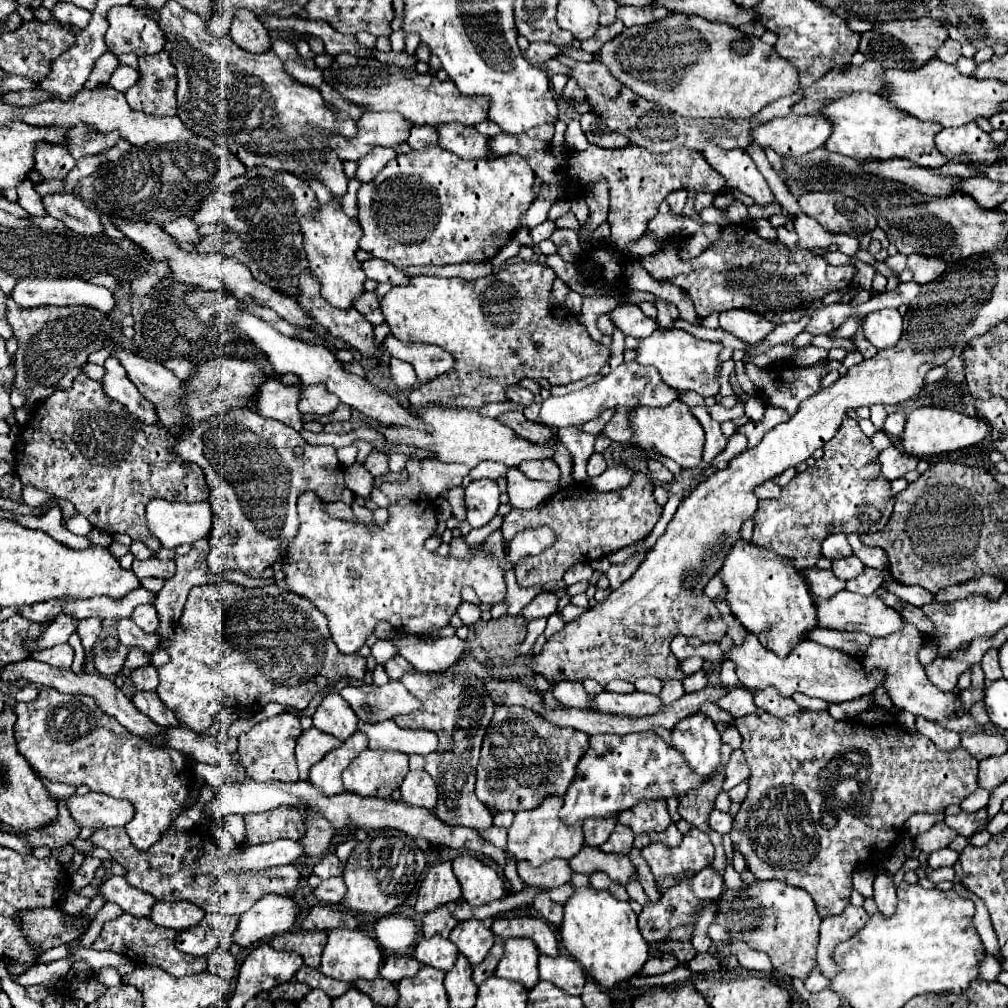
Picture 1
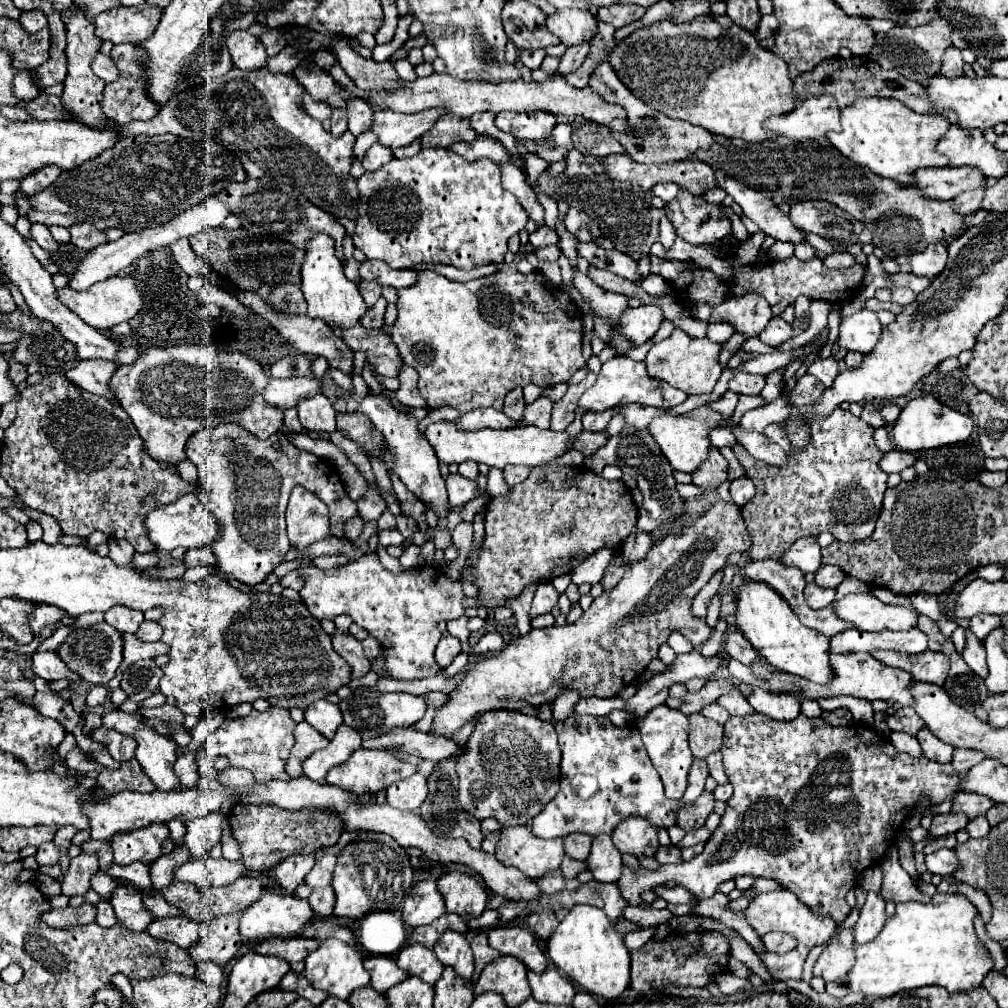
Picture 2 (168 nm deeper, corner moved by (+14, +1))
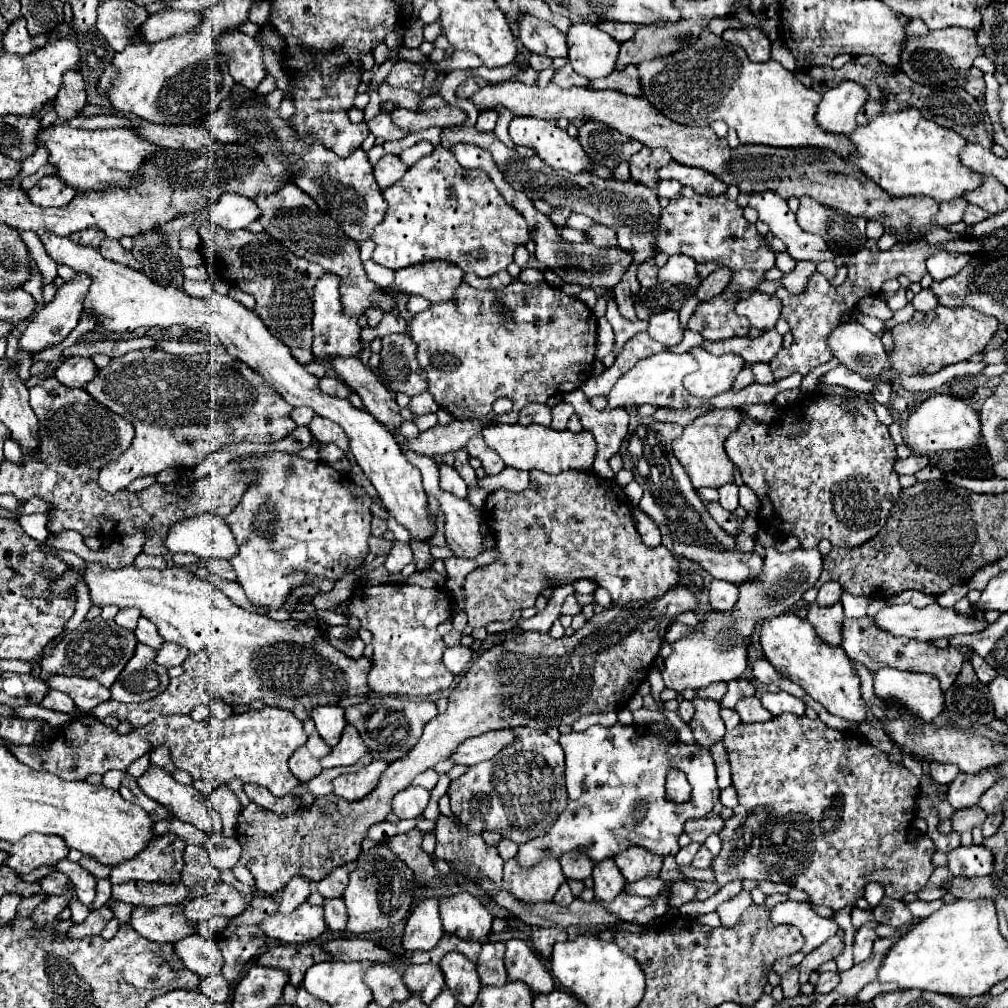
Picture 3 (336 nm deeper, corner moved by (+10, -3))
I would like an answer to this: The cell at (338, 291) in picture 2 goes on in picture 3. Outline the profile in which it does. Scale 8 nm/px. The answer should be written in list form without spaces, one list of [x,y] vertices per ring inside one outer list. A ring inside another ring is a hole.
[[[325,273],[317,279],[315,297],[313,297],[313,355],[331,357],[331,355],[359,355],[361,353],[361,337],[357,317],[347,317],[341,309],[341,293],[339,293],[341,277]]]

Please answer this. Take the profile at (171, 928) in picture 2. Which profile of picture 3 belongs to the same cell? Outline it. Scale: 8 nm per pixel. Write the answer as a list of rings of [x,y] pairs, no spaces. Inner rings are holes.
[[[197,933],[193,937],[187,937],[187,939],[173,943],[173,949],[175,949],[177,957],[181,957],[181,961],[193,973],[197,973],[201,977],[215,975],[223,967],[223,957],[221,957],[217,943],[205,939]]]

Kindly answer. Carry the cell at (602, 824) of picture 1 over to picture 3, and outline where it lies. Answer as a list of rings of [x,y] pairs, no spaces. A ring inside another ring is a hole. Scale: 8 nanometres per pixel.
[[[581,851],[563,853],[563,857],[559,861],[561,861],[563,873],[565,873],[567,879],[587,879],[591,875],[591,871],[593,871],[593,865],[595,865]]]

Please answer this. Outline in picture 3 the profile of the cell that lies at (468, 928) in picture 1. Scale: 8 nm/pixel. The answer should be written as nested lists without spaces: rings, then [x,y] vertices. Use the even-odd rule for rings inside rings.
[[[447,953],[441,959],[441,971],[445,975],[445,983],[451,989],[453,997],[465,1005],[471,1007],[477,999],[477,993],[481,989],[481,981],[477,977],[475,963],[469,961],[463,953]]]

